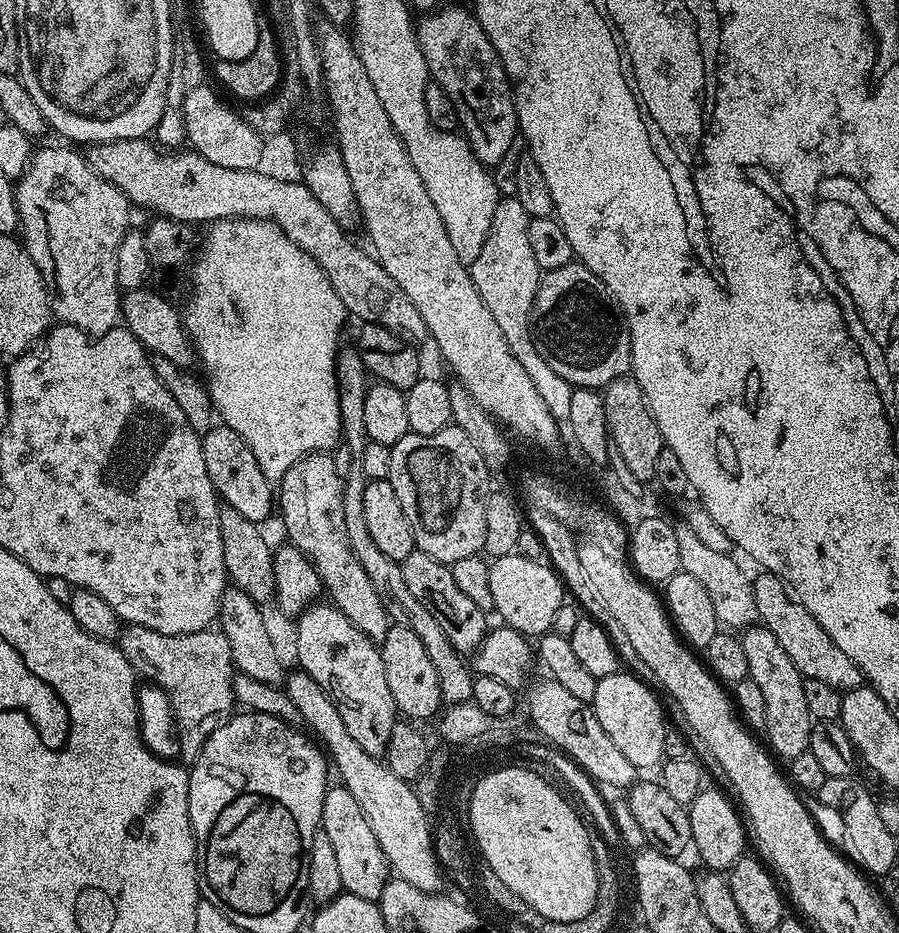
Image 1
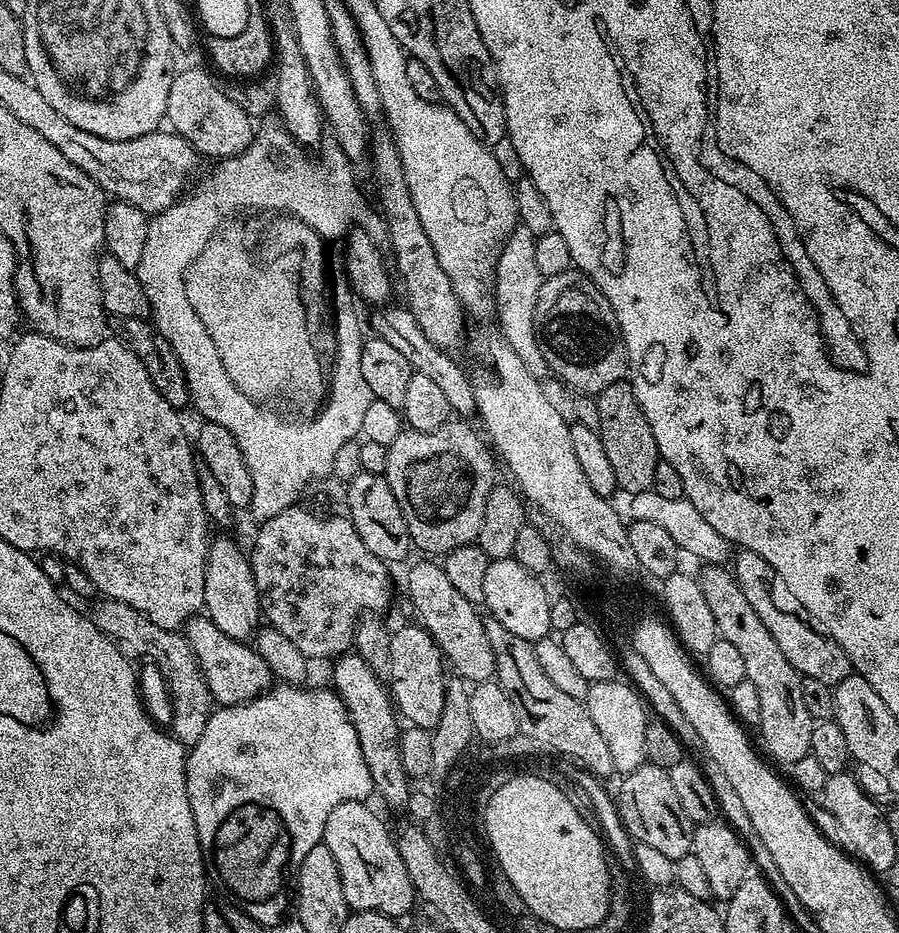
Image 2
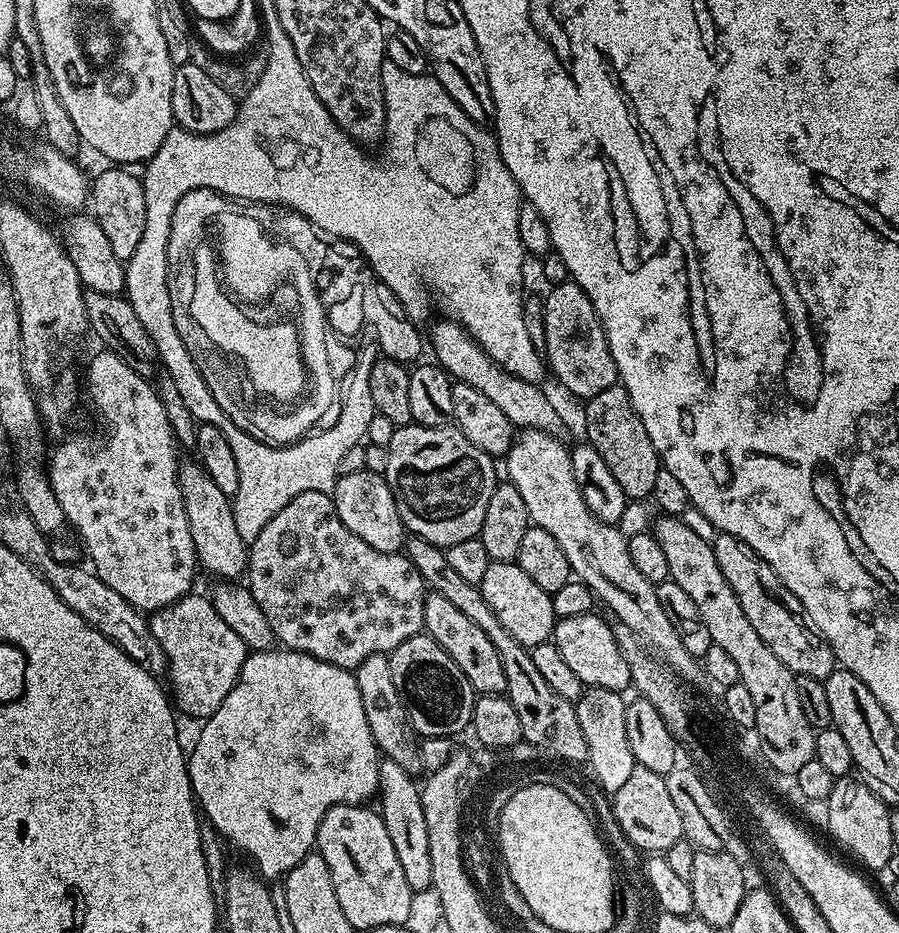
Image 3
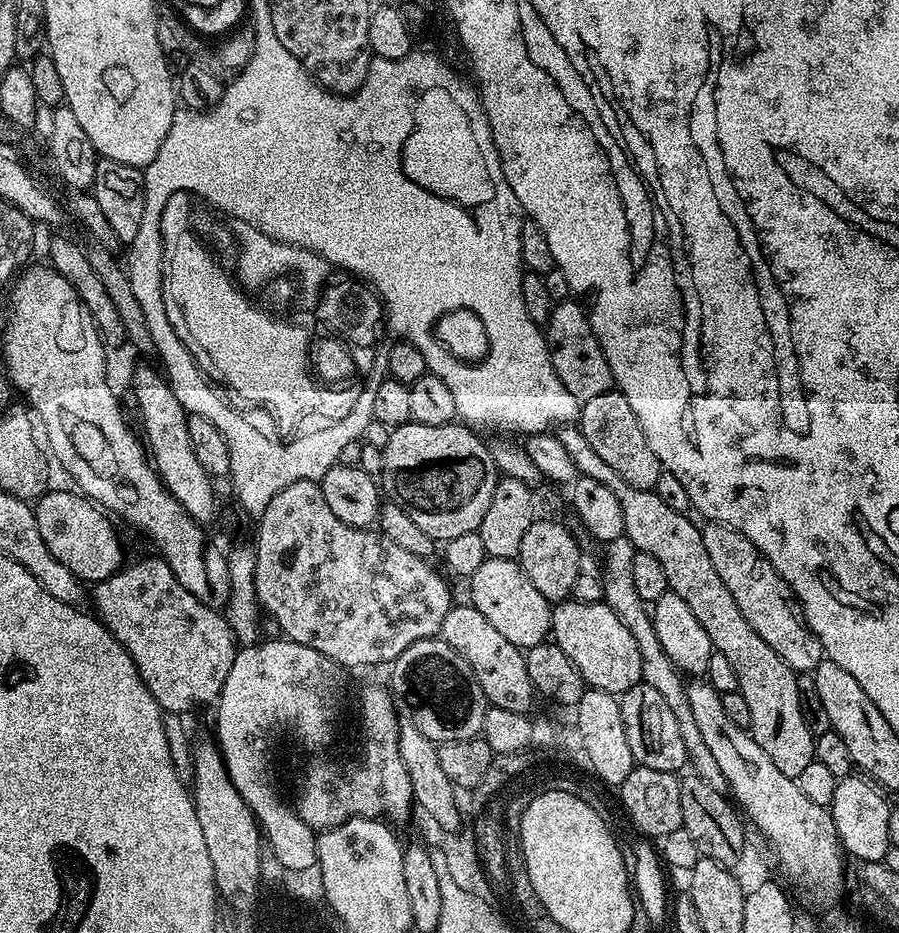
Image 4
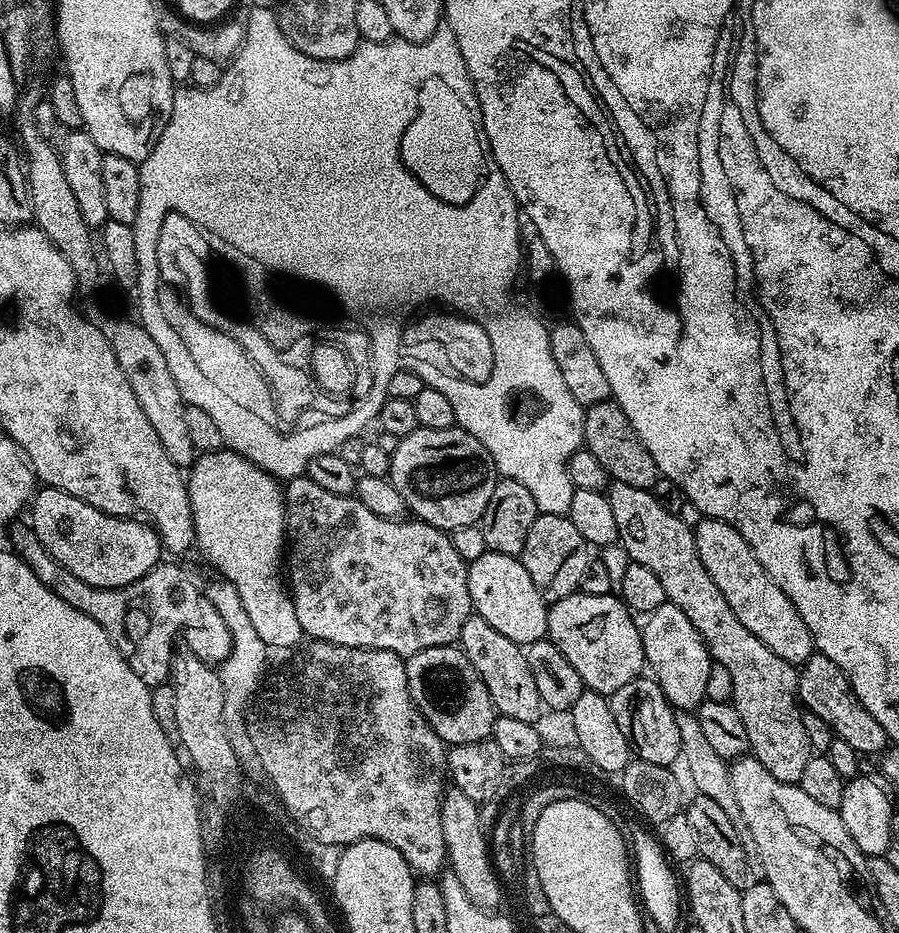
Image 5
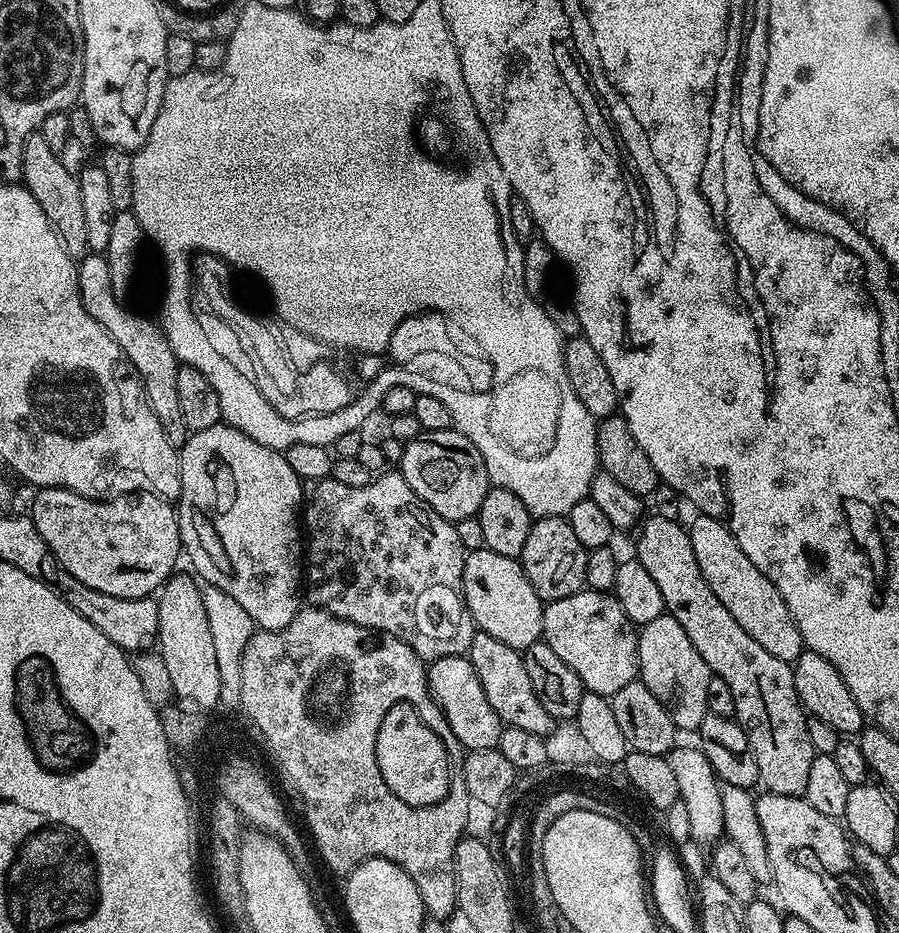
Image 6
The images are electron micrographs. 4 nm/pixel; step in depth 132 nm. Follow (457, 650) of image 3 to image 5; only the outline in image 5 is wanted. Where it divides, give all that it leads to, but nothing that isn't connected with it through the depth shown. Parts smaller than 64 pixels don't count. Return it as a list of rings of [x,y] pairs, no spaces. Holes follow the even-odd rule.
[[[473,614],[462,626],[458,647],[464,651],[466,658],[470,658],[470,666],[478,670],[478,678],[486,682],[486,690],[490,690],[490,698],[499,715],[536,723],[546,709],[538,694],[538,686],[534,683],[530,662],[526,662],[526,654],[521,645],[510,642],[506,634],[498,634],[498,630],[494,630],[494,626],[486,622],[486,618]]]

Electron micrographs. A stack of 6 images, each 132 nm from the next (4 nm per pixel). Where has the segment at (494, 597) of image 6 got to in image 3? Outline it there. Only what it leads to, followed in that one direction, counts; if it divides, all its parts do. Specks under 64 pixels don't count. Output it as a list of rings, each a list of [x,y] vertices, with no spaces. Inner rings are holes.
[[[493,562],[479,584],[482,598],[494,610],[498,622],[522,642],[522,646],[531,650],[539,644],[547,644],[552,640],[552,632],[556,628],[558,617],[554,614],[554,606],[549,592],[542,590],[530,579],[530,574],[522,570],[515,562]]]

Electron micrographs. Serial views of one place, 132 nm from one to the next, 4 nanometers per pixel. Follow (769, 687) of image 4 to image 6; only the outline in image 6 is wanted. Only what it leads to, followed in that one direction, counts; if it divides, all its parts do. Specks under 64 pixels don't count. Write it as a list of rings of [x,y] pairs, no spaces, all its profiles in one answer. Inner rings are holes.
[[[649,515],[639,525],[640,537],[636,540],[635,559],[639,560],[642,566],[646,566],[650,578],[654,578],[658,591],[662,594],[667,615],[678,618],[682,622],[682,630],[694,642],[694,650],[702,654],[702,662],[712,671],[714,676],[722,678],[730,691],[734,693],[734,717],[736,723],[742,726],[746,738],[750,738],[750,750],[754,750],[754,759],[758,762],[758,774],[760,784],[774,794],[786,794],[787,796],[803,796],[806,790],[806,782],[810,778],[810,762],[818,753],[810,742],[808,733],[809,717],[806,715],[803,706],[800,705],[798,694],[794,690],[794,674],[792,664],[782,658],[774,658],[770,650],[762,650],[734,617],[730,610],[718,602],[714,590],[706,586],[706,578],[702,578],[702,570],[698,570],[698,562],[694,559],[694,546],[690,546],[688,529],[680,520],[671,520],[661,516]]]

